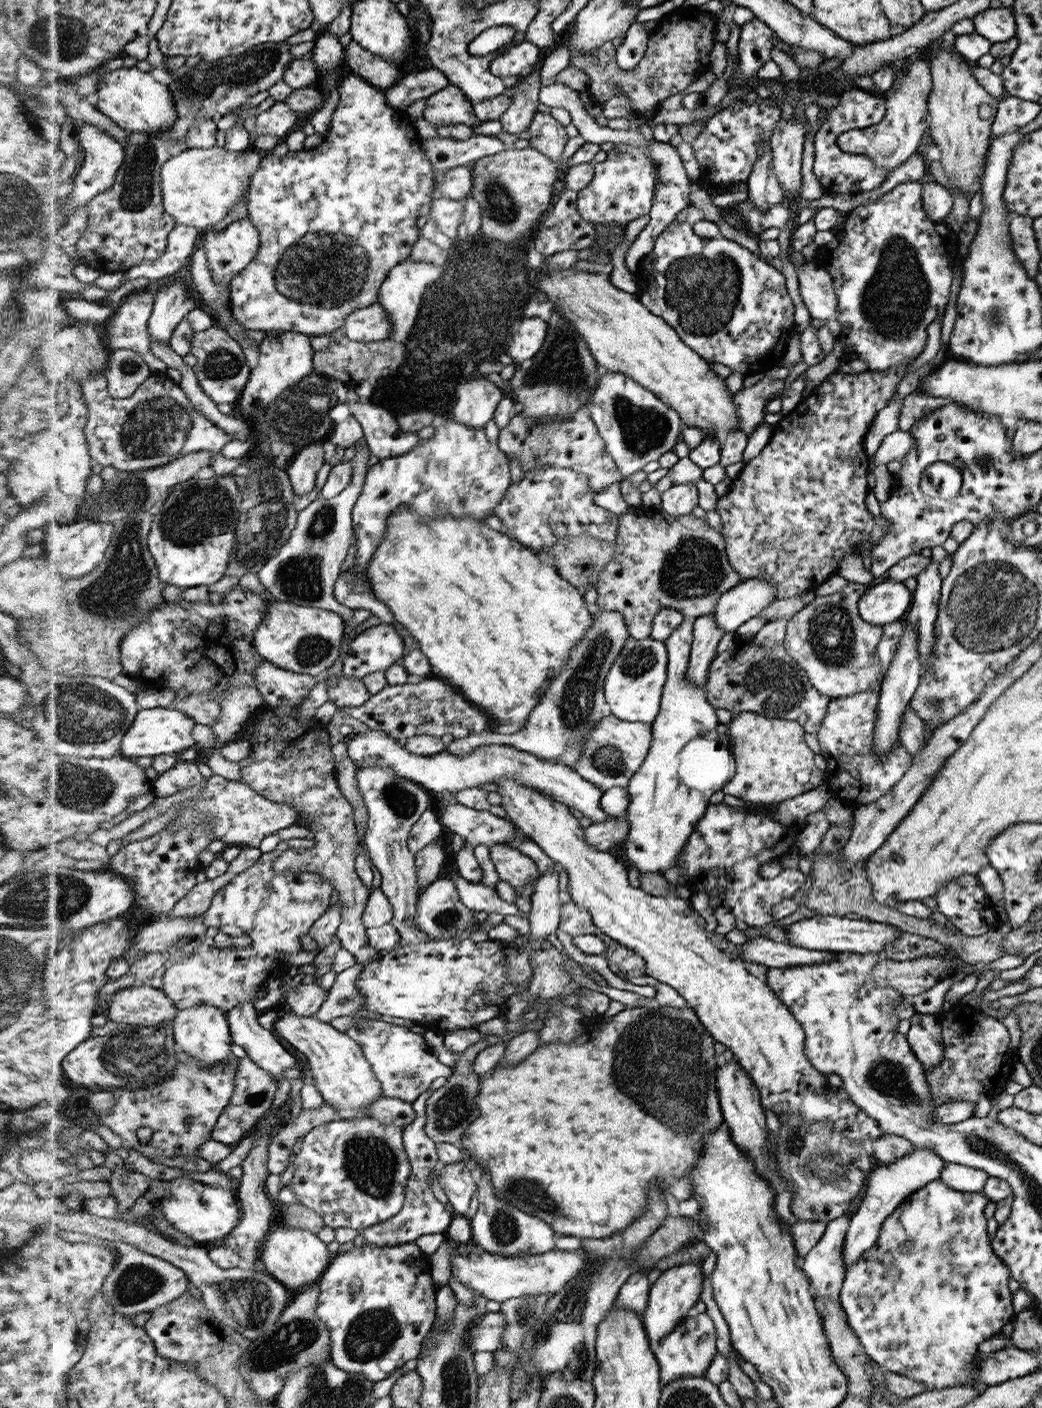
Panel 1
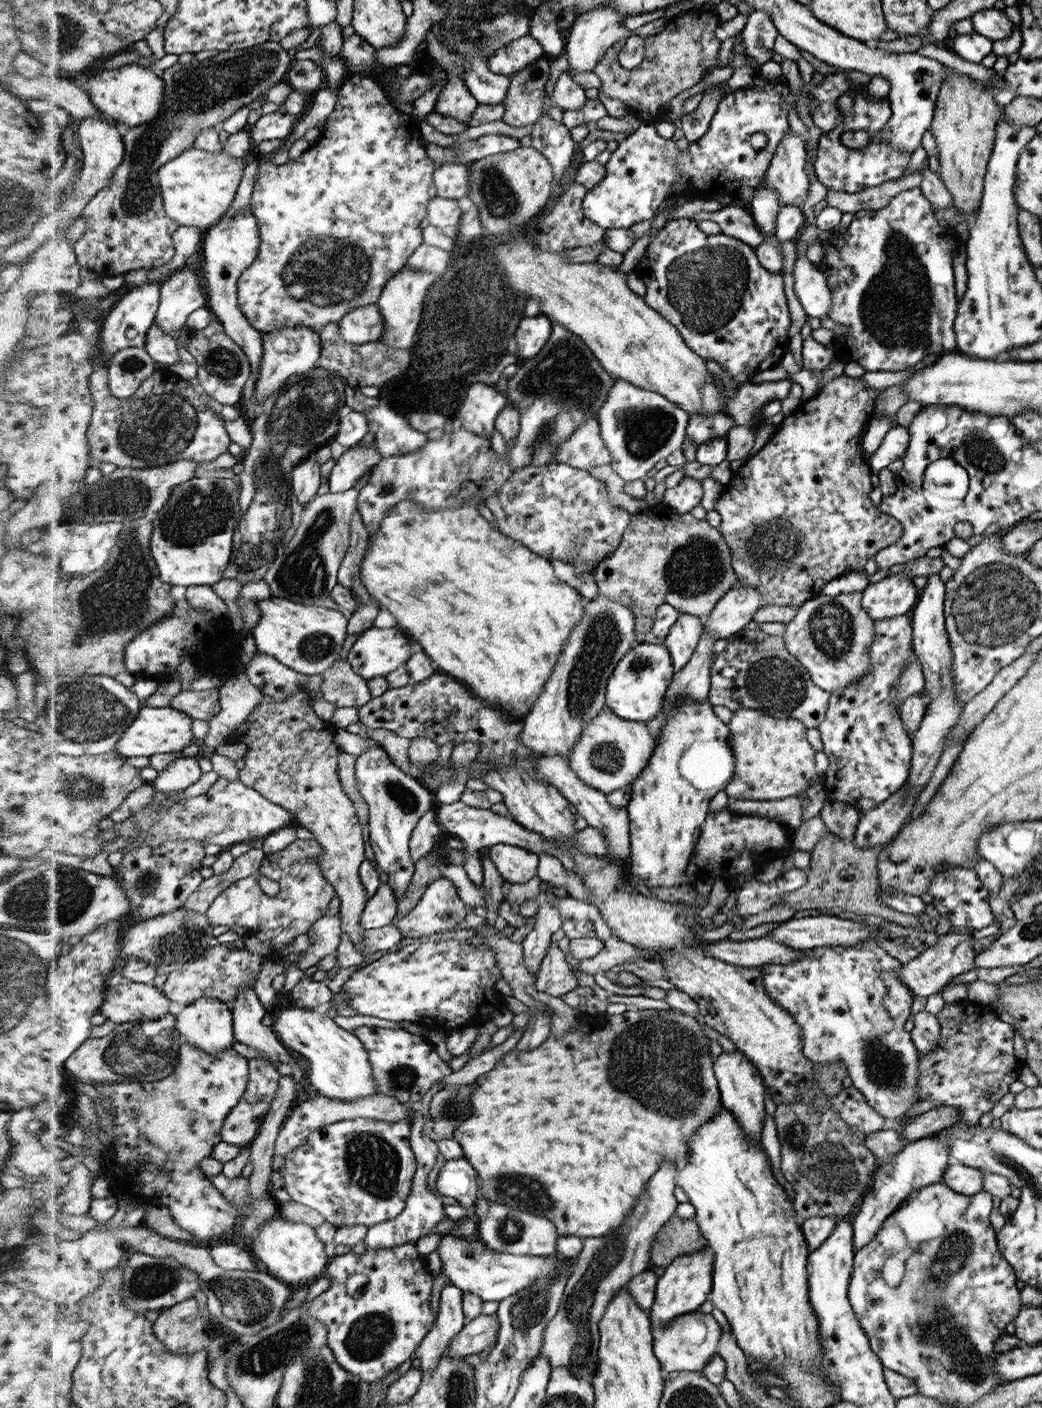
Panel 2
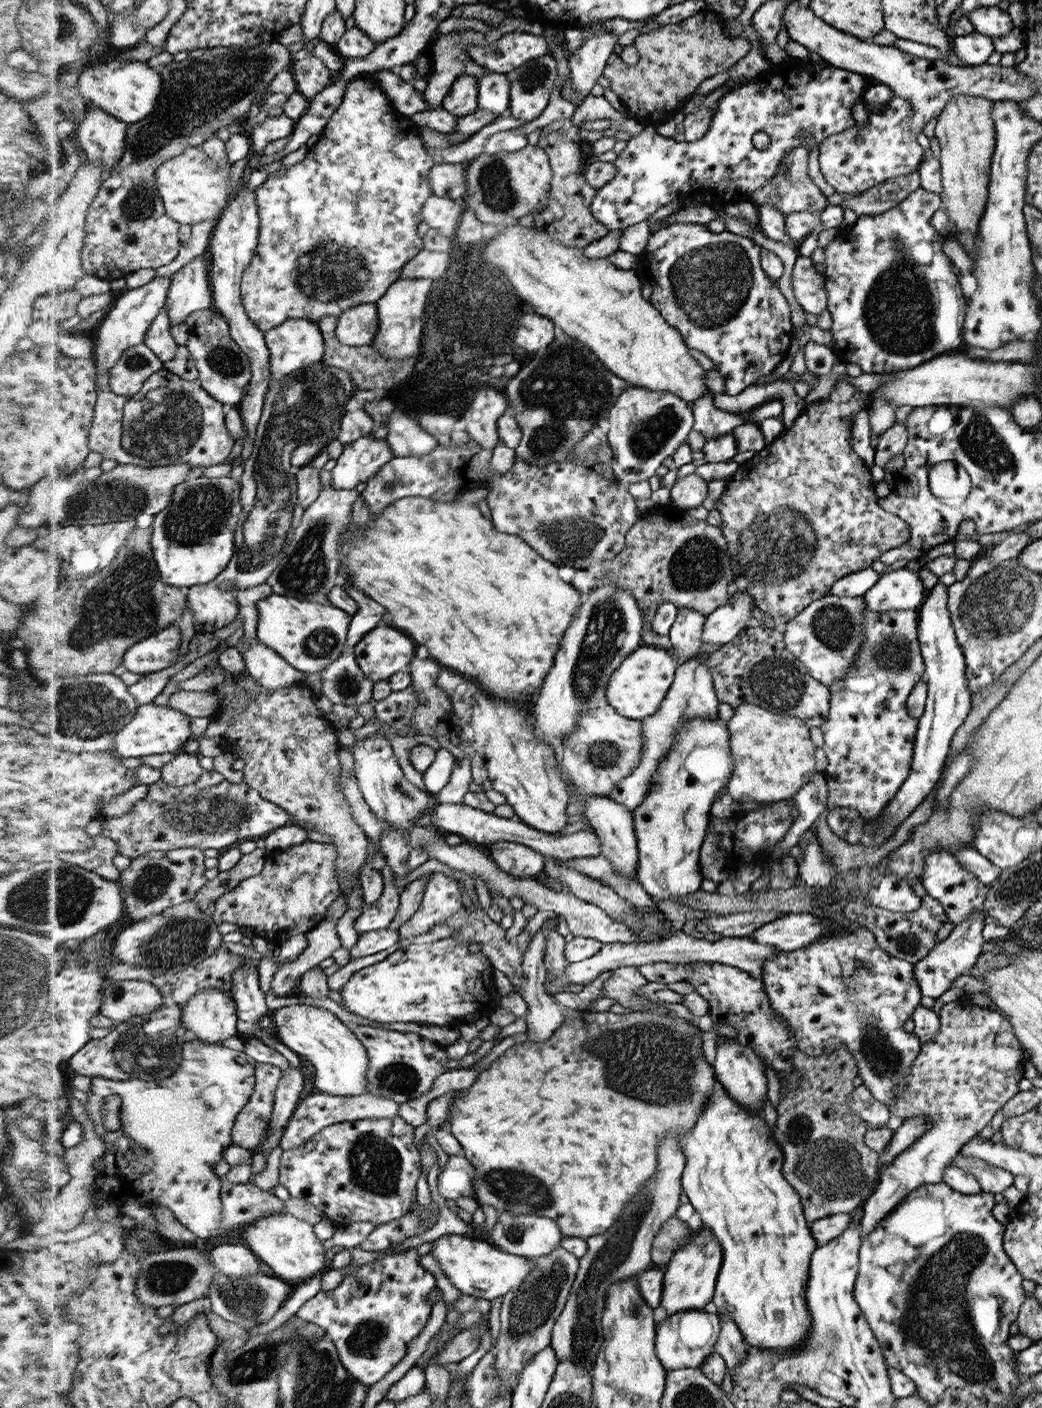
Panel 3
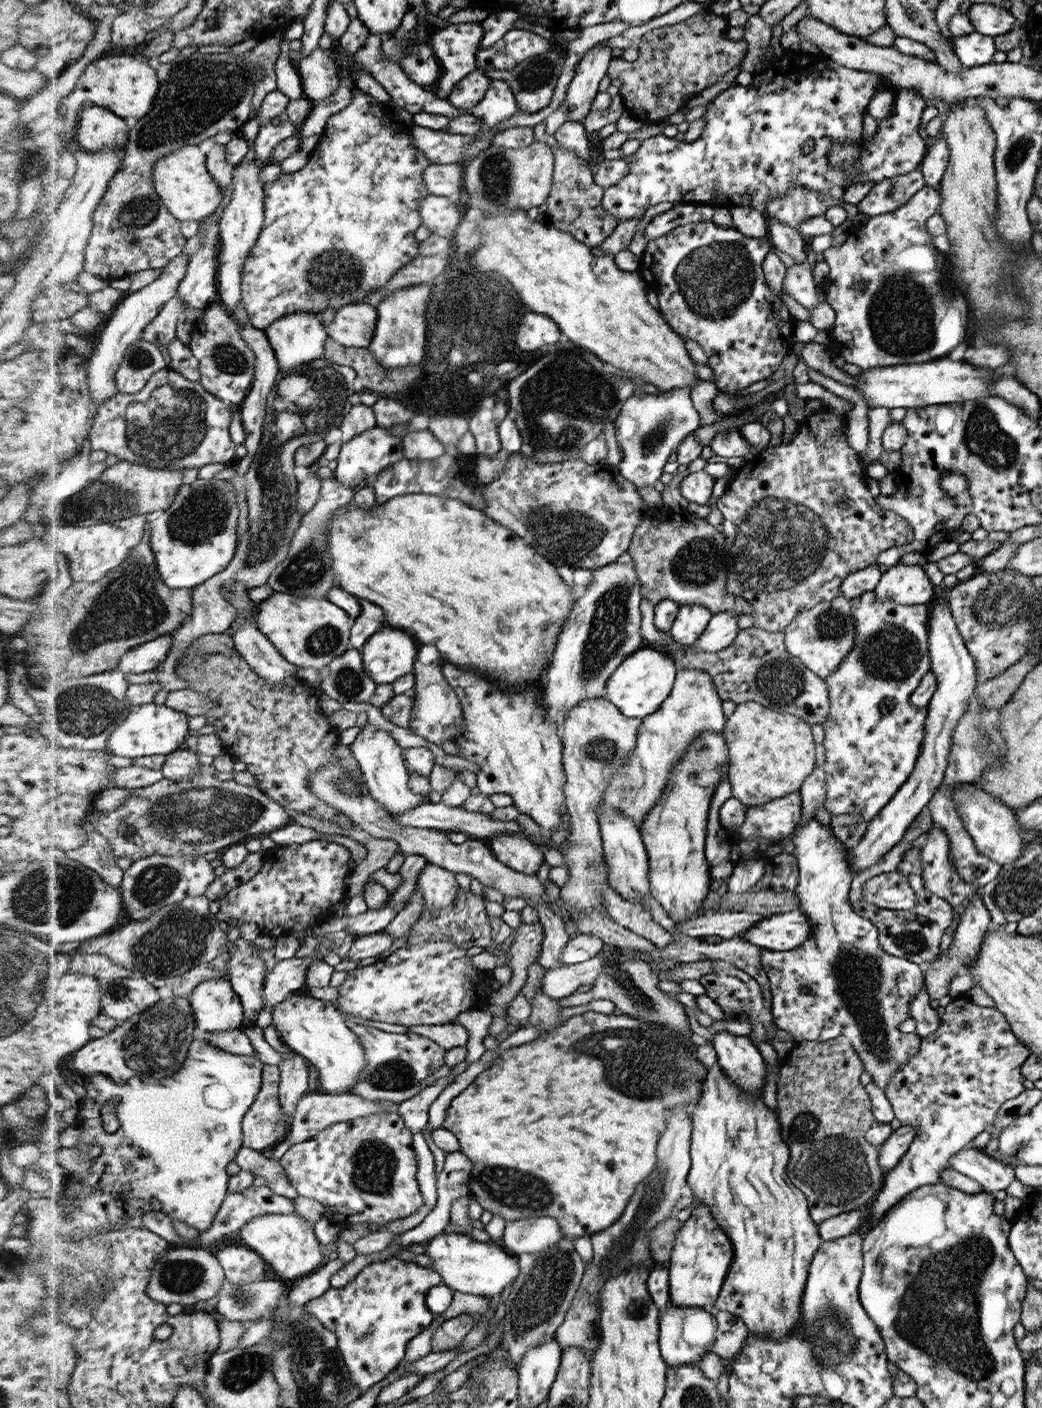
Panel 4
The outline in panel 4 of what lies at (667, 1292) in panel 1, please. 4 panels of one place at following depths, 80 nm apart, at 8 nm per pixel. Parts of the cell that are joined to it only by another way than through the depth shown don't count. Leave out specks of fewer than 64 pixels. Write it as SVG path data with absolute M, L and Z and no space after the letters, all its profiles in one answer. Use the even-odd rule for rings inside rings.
M694 1199L691 1218L675 1233L671 1251L669 1272L669 1302L671 1306L705 1307L714 1305L722 1292L722 1286L734 1263L735 1249L730 1236L719 1227L712 1209Z

